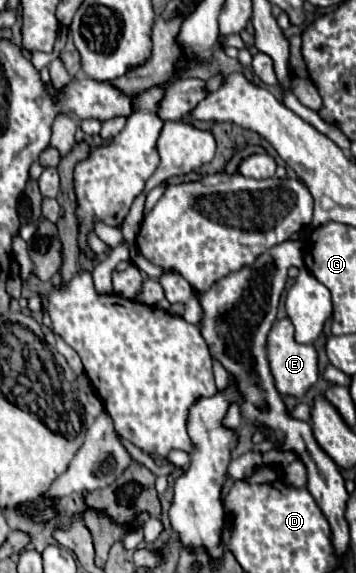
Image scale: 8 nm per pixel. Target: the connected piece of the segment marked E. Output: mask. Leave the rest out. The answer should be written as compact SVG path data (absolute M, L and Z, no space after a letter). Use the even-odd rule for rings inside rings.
M281 318L271 326L271 332L267 336L267 354L271 372L275 378L275 386L281 392L281 396L297 396L301 398L319 378L317 370L317 352L311 344L299 344L293 338L293 324L289 318Z

